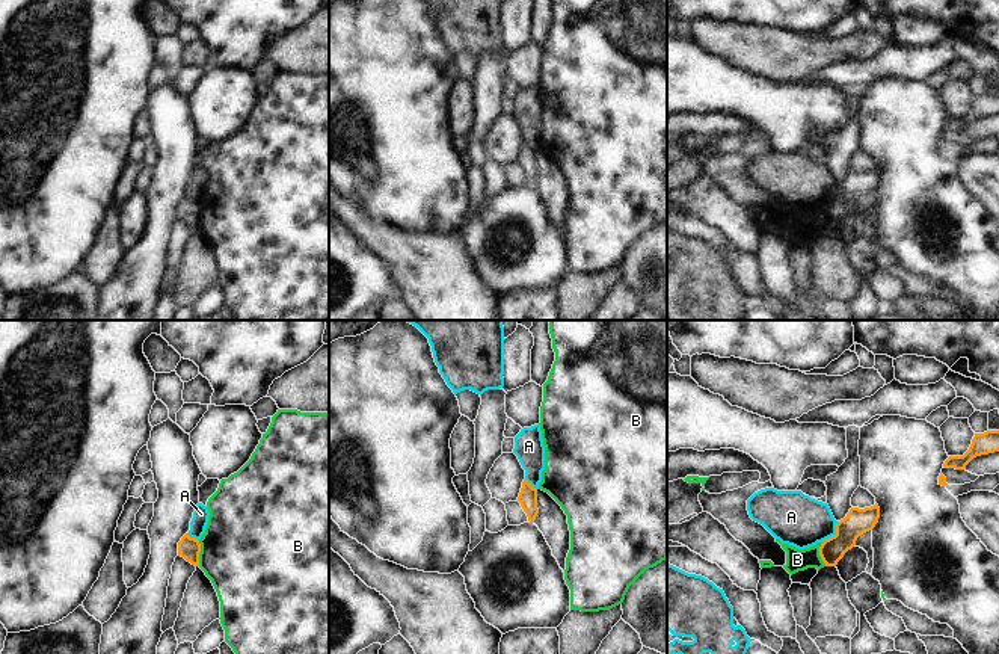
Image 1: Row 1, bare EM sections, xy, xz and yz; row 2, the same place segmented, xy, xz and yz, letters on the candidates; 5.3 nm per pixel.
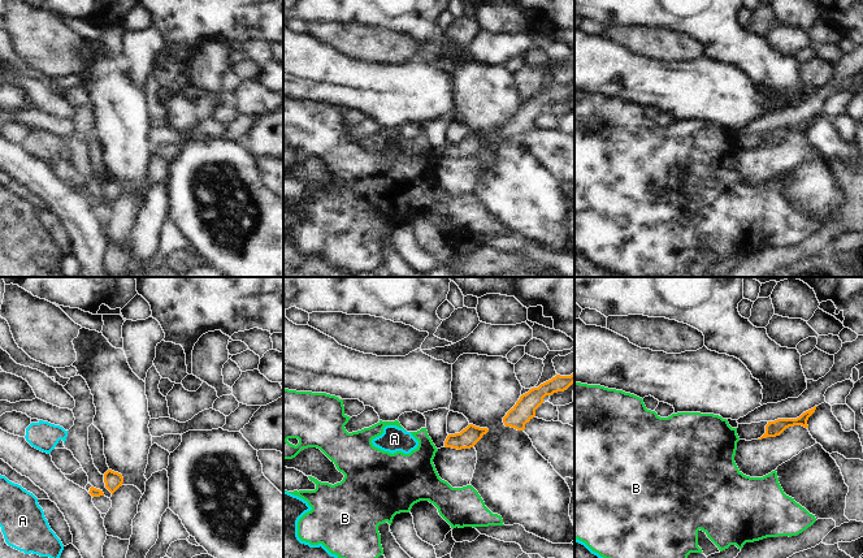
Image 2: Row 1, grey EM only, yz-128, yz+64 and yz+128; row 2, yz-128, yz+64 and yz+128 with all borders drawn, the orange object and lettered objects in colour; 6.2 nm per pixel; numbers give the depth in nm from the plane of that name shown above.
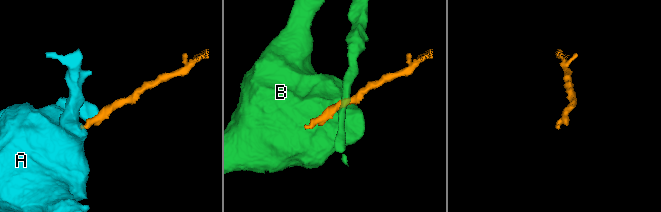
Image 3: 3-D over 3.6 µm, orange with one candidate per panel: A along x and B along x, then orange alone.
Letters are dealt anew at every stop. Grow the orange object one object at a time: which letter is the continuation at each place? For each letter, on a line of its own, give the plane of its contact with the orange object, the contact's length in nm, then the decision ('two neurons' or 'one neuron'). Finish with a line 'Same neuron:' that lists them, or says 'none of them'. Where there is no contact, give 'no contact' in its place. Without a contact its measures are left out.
A: contact in yz; length 140 nm; two neurons
B: contact in xy; length 140 nm; two neurons
Same neuron: none of them

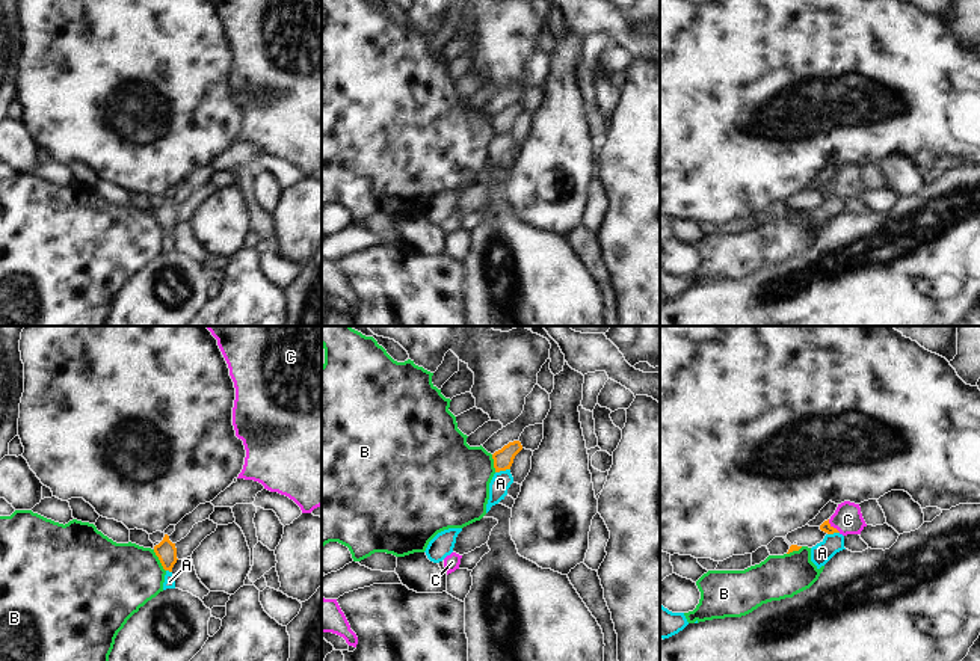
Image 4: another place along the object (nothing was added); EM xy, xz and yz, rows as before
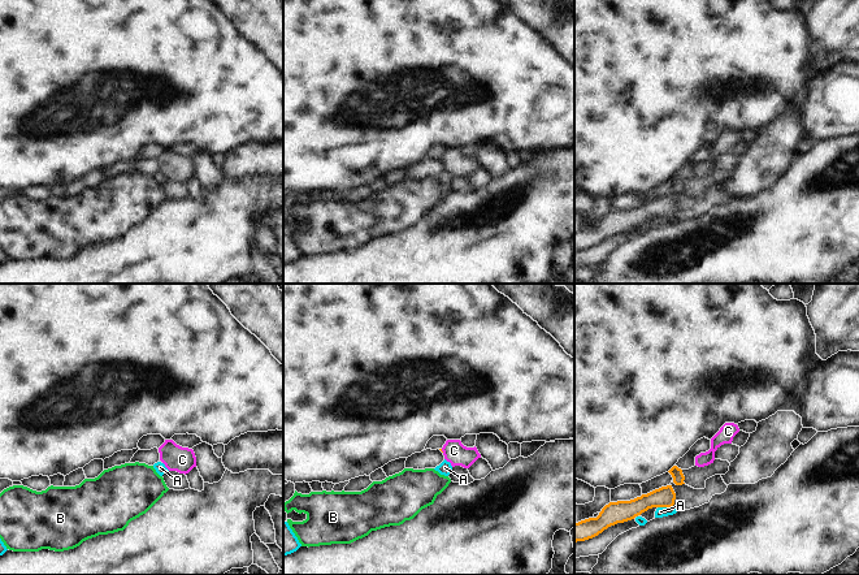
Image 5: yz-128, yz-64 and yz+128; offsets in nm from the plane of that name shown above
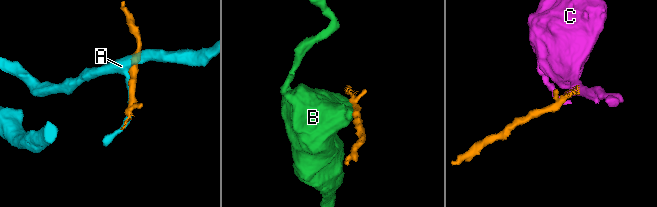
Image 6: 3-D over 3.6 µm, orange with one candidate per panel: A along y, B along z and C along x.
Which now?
A: contact in xz; length 80 nm; two neurons
B: contact in xy; length 140 nm; two neurons
C: contact in yz; length 100 nm; one neuron
Same neuron: C

